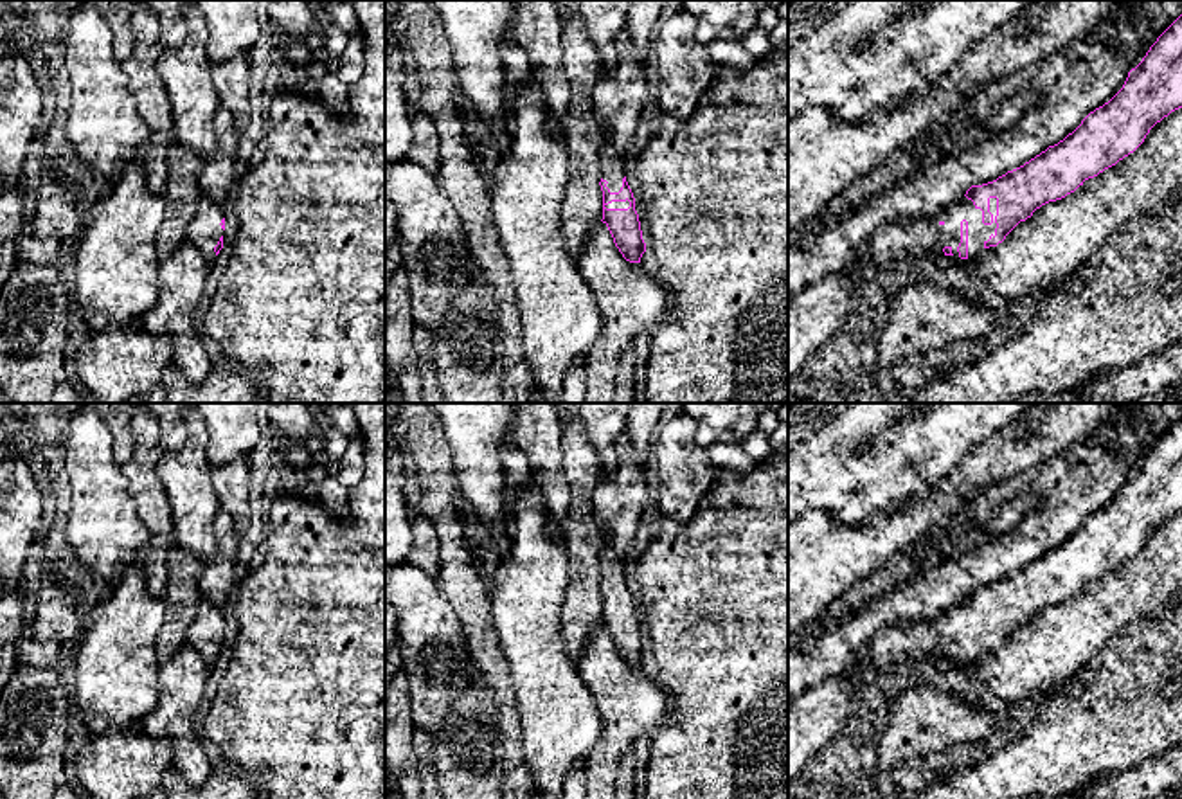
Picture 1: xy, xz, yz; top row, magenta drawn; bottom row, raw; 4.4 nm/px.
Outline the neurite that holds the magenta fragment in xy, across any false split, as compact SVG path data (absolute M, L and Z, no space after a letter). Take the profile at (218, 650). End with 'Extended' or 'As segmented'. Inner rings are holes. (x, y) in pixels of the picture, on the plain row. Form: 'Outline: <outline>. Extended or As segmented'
Outline: M201 597L198 614L189 628L189 641L210 666L223 651L225 617L221 608Z. Extended

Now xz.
Outline: M603 540L599 552L601 594L603 594L603 626L608 630L615 650L630 666L640 666L646 655L635 601L626 585L624 565L619 556Z. Extended

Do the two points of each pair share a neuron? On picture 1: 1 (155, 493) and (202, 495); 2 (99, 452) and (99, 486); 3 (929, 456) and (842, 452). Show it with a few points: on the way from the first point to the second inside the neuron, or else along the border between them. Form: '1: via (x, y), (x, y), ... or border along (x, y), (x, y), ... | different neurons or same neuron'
1: border along (153, 468), (170, 504), (173, 535) | different neurons
2: via (99, 461), (99, 477) | same neuron
3: via (907, 456), (868, 456), (864, 459) | same neuron

